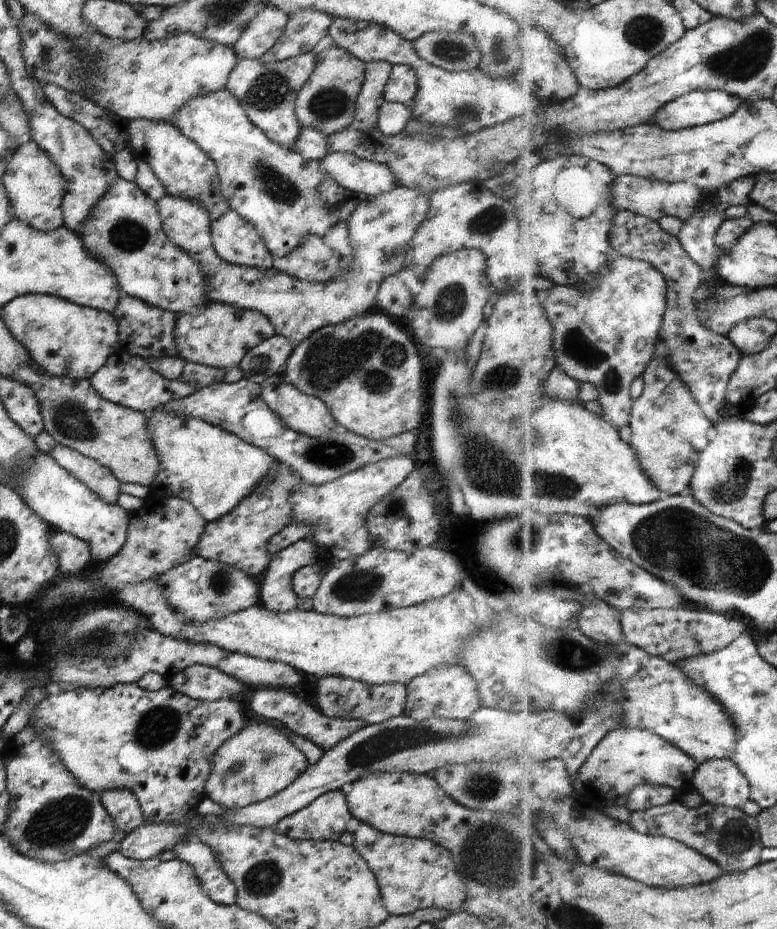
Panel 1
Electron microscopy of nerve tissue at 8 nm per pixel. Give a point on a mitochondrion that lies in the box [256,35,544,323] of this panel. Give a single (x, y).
(330, 103)

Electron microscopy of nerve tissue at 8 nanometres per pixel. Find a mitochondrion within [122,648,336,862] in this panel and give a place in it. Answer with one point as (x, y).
(157, 726)

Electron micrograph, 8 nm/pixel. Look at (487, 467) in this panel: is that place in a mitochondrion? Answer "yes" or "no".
yes

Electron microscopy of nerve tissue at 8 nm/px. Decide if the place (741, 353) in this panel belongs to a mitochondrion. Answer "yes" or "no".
no

